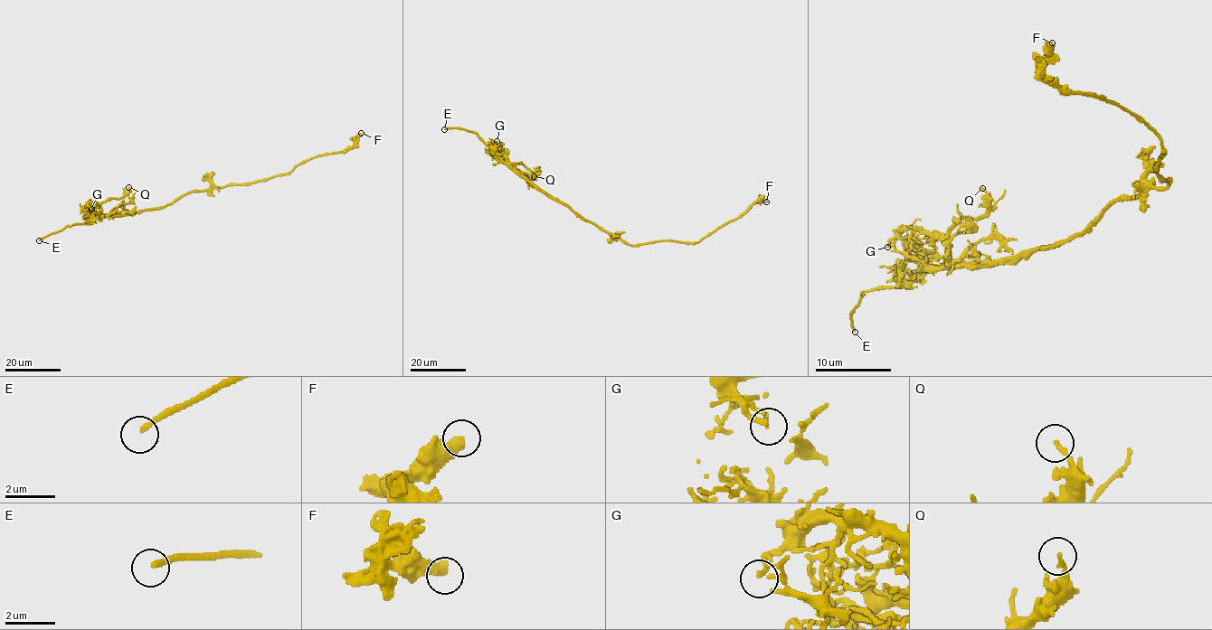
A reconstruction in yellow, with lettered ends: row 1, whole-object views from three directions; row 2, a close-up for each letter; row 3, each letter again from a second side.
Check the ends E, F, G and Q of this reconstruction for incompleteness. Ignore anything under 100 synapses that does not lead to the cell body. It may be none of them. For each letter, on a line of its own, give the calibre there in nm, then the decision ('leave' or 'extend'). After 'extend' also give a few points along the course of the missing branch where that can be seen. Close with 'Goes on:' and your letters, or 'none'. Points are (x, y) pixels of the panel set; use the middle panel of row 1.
E: calibre 220 nm; extend
F: calibre 400 nm; leave
G: calibre 140 nm; leave
Q: calibre 170 nm; leave
Goes on: E

